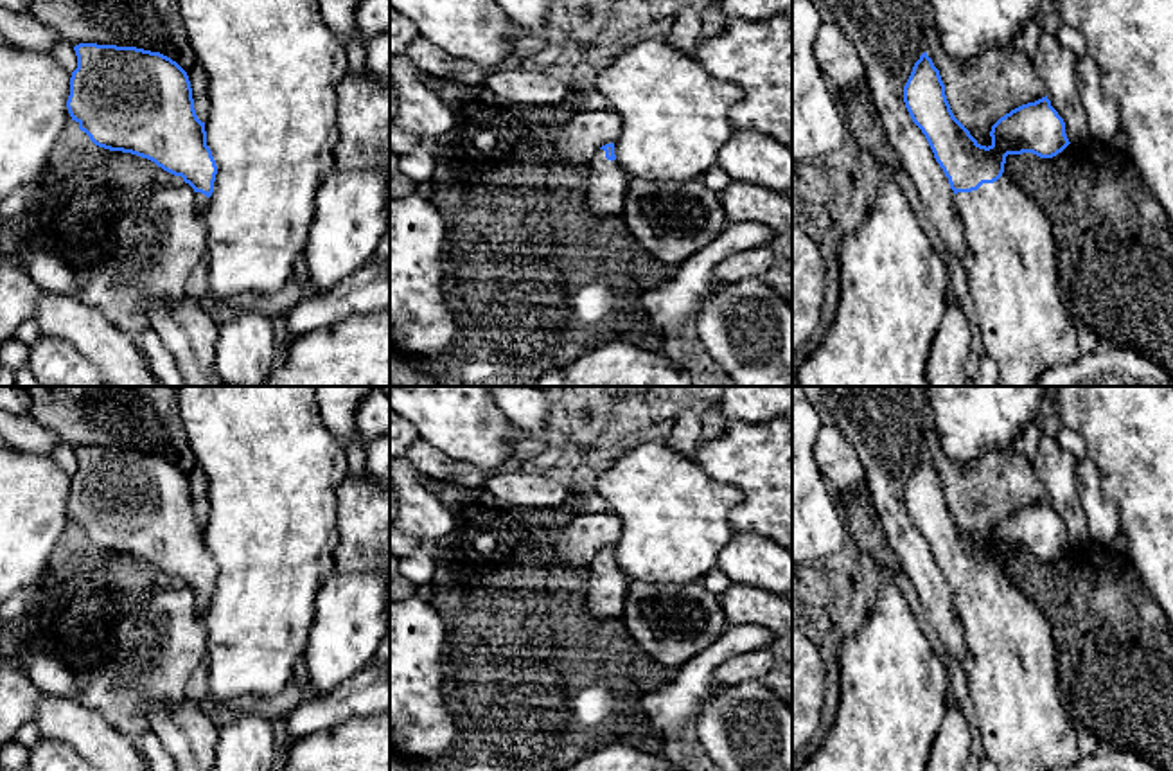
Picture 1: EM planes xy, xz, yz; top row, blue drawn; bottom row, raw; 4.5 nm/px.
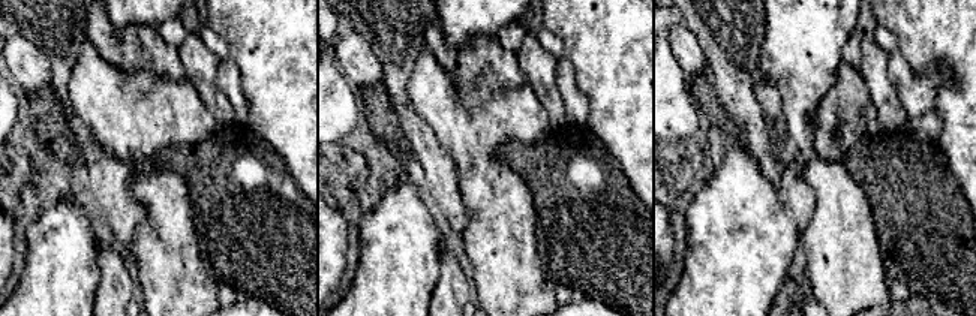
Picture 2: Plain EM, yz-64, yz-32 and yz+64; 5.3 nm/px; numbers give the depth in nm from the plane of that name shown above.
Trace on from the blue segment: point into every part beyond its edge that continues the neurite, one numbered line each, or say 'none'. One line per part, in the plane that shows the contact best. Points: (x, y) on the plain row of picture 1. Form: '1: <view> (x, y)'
1: yz (1012, 676)

